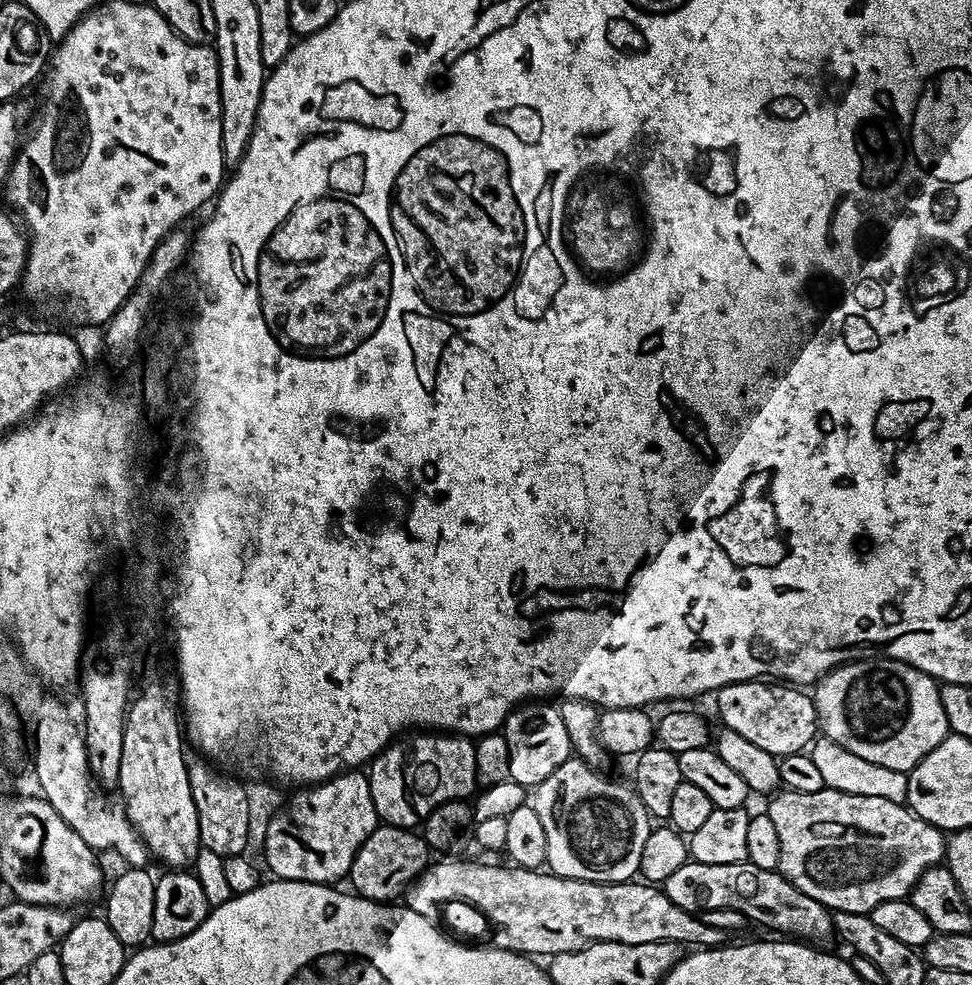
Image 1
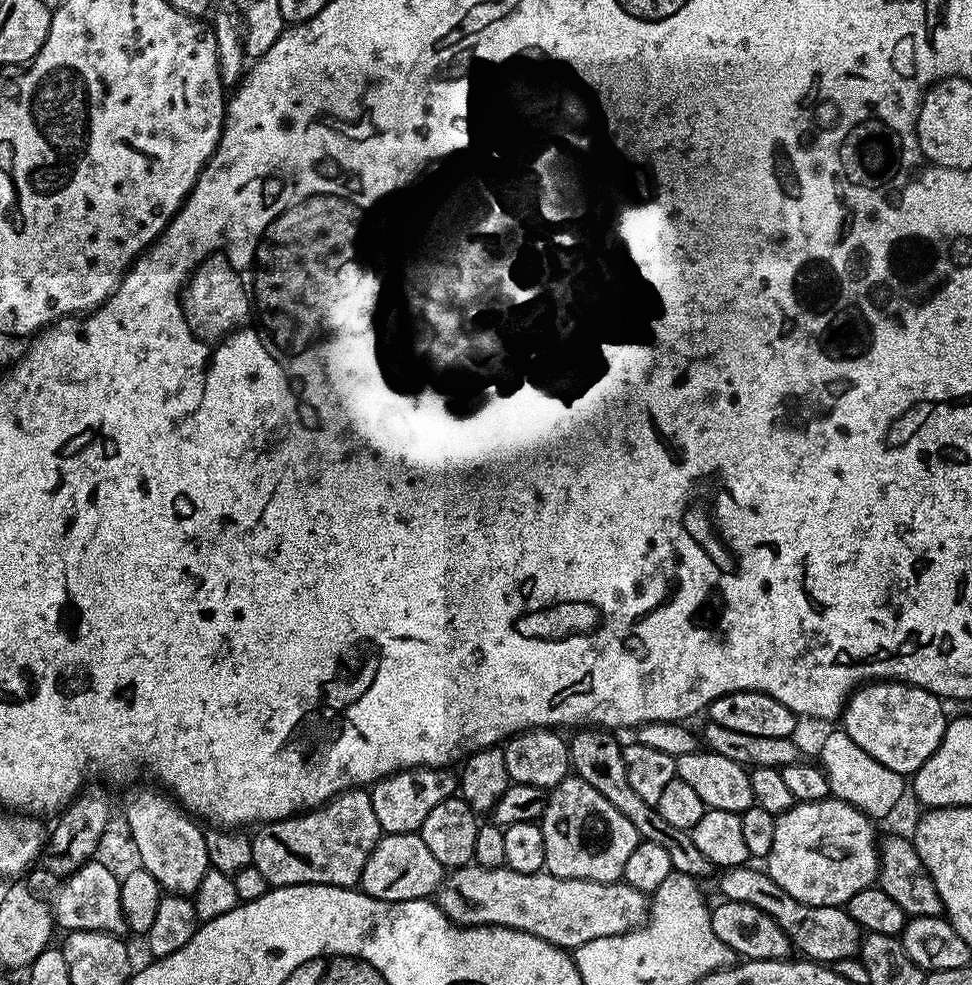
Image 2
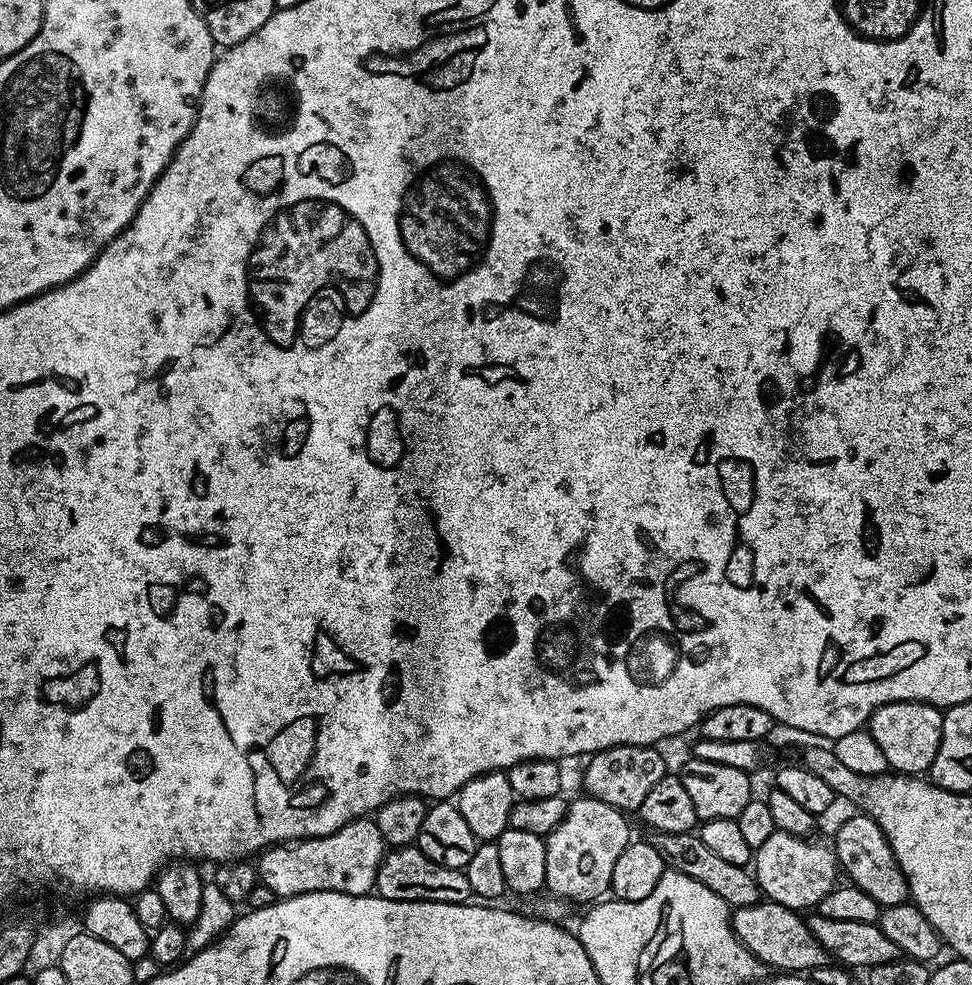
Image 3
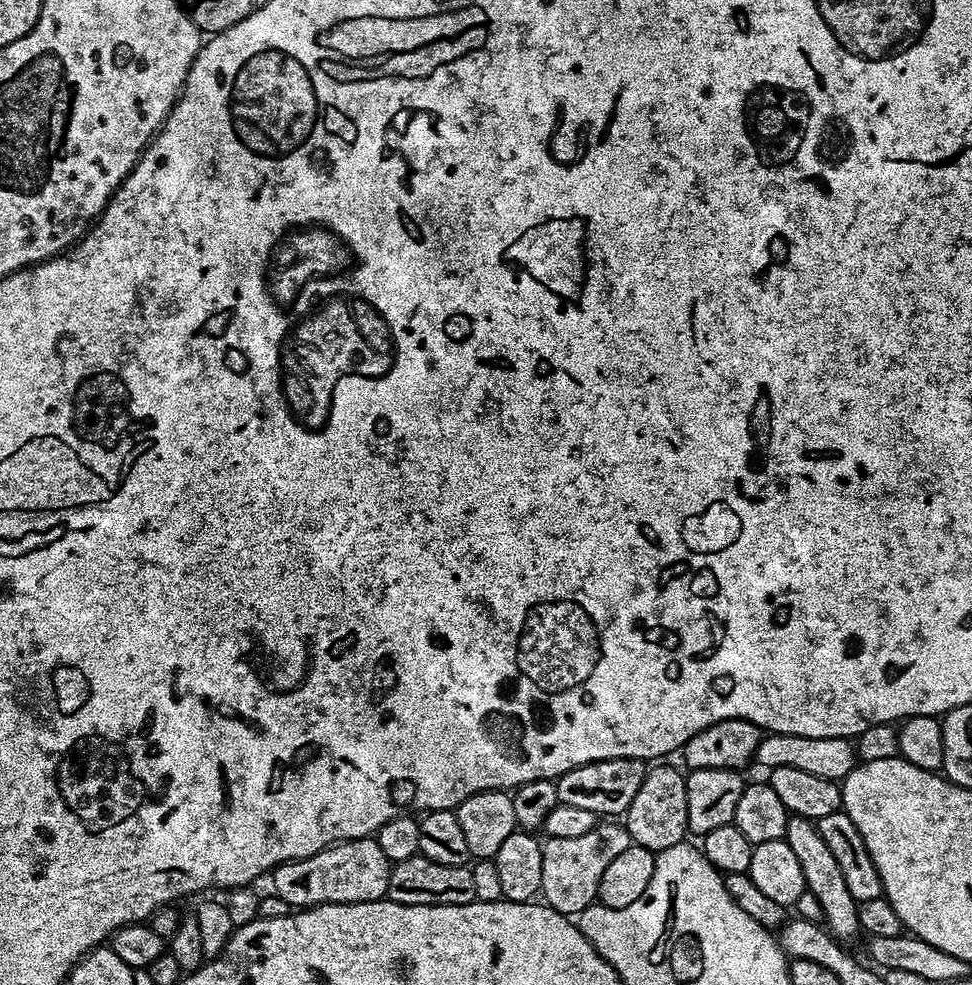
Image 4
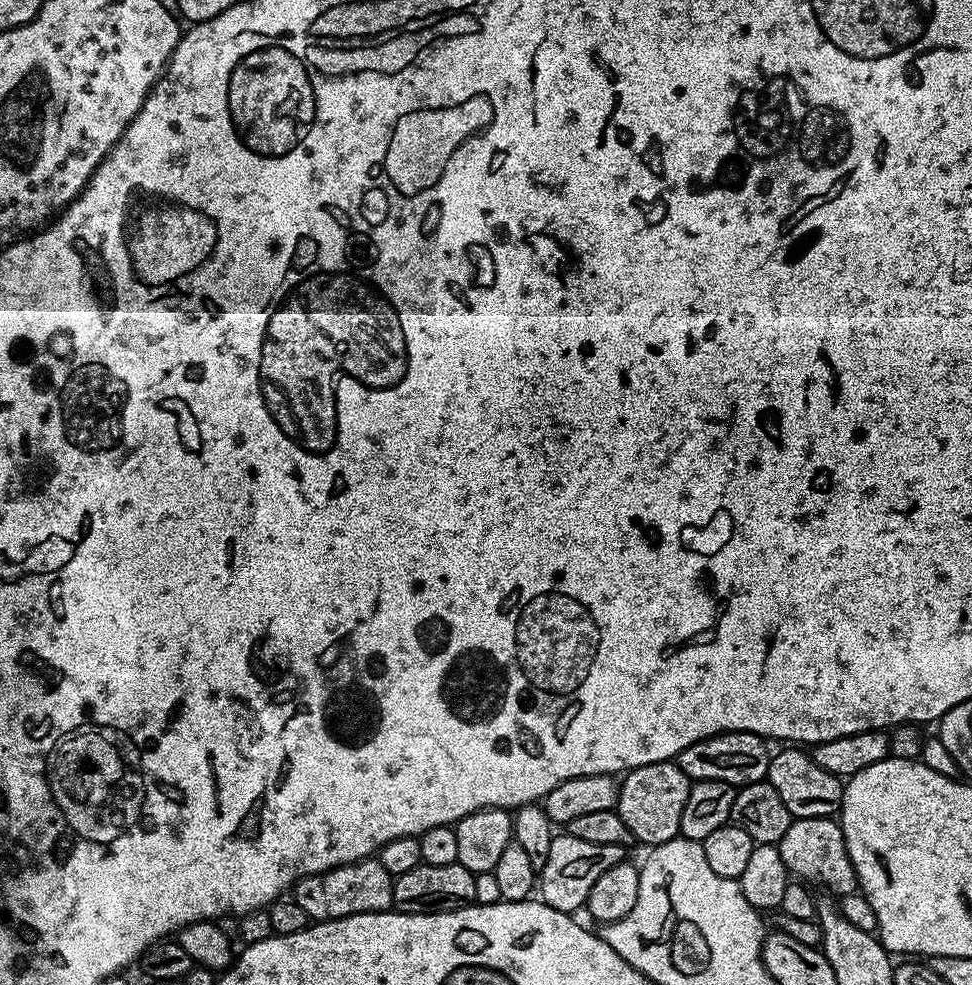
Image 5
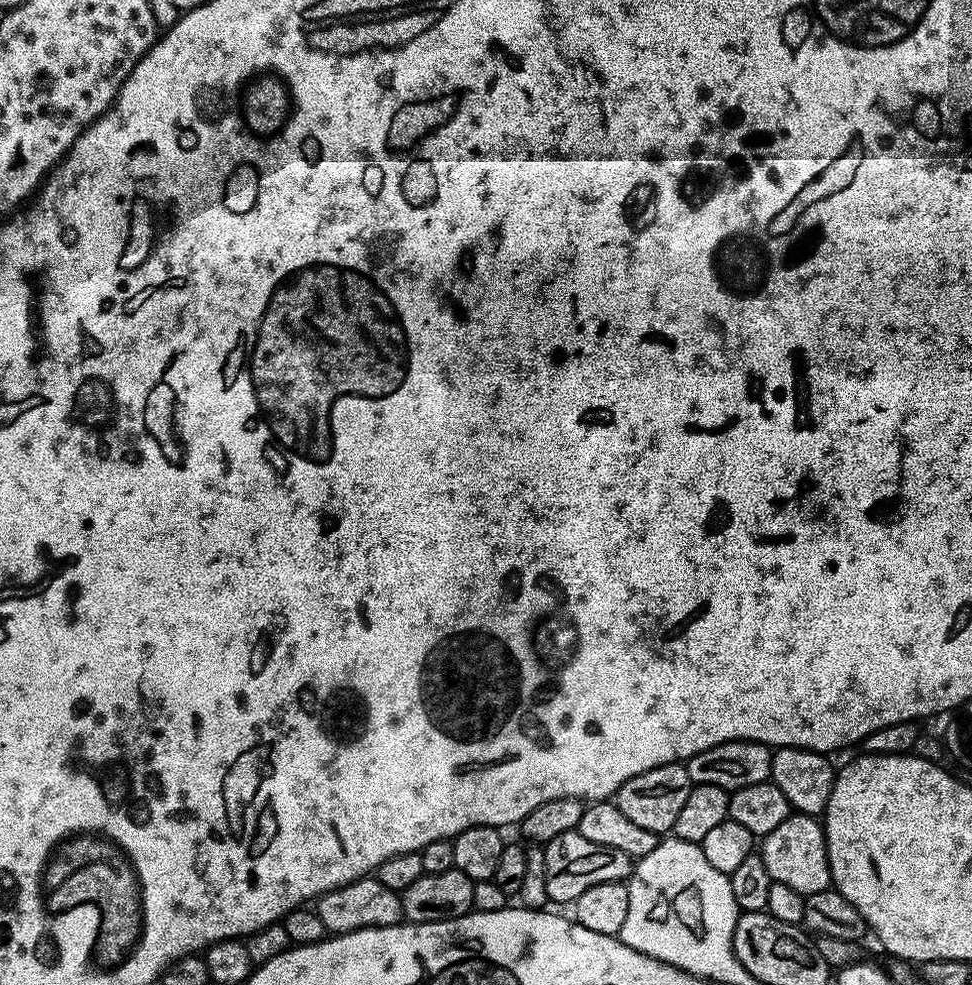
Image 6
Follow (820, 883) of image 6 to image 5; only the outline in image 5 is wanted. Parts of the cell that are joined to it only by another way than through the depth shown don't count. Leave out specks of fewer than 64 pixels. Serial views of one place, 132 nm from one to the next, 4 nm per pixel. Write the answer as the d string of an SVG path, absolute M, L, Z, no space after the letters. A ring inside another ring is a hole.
M802 818L793 819L790 830L782 834L779 845L782 862L786 862L789 873L797 881L809 885L824 883L833 897L849 896L857 891L854 866L850 862L850 854L846 850L844 835L839 823L832 818Z

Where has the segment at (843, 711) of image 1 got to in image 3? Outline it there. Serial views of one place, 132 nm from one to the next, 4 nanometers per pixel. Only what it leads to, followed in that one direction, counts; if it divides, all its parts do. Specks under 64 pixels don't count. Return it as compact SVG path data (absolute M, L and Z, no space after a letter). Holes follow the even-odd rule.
M890 702L872 711L866 731L886 754L889 769L896 774L924 774L929 771L942 742L944 712L922 702Z

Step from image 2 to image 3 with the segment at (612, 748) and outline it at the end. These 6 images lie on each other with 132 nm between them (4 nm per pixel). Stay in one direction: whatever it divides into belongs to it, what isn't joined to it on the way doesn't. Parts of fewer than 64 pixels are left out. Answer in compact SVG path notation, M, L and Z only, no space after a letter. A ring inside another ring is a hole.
M649 831L646 839L650 846L654 846L654 850L658 850L658 854L662 854L665 865L671 871L686 874L686 878L694 878L694 882L702 882L702 886L714 890L714 894L718 894L718 898L722 898L722 902L726 902L729 909L761 903L762 893L755 875L747 867L734 866L734 862L725 862L720 855L711 852L695 831L682 834Z

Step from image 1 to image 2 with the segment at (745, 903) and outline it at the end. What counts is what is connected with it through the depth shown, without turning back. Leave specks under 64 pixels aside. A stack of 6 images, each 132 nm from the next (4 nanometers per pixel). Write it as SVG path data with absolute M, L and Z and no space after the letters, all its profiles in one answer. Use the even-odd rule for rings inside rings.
M752 866L729 868L719 875L719 895L723 899L746 902L770 914L770 918L774 918L774 922L778 922L778 926L782 926L782 930L790 938L793 949L807 959L825 966L834 966L842 958L859 957L862 930L843 907L835 908L825 904L810 906L806 902L798 902L798 898L790 898L790 894L786 894L786 890L782 890L782 886L778 886L778 882L774 882L767 871L755 872Z

